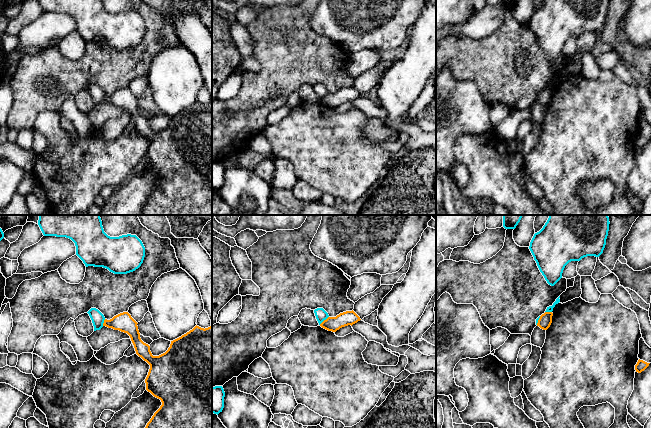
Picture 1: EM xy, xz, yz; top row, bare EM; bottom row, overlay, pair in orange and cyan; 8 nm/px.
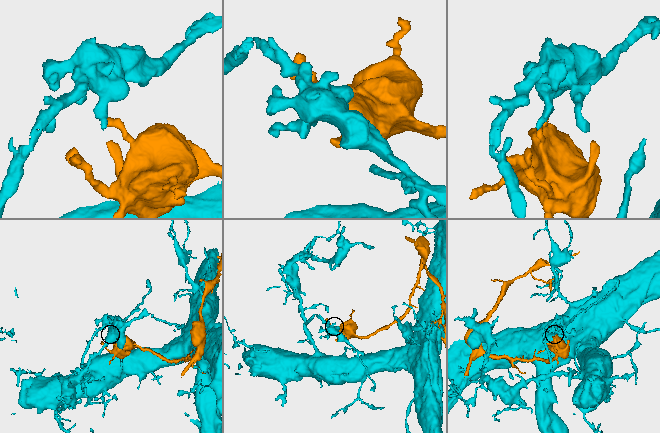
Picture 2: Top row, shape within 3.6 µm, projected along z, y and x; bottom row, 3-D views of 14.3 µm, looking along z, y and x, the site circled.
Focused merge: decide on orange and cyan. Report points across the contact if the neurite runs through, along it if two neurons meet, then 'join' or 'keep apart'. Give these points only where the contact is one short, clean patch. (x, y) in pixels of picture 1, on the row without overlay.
keep apart

